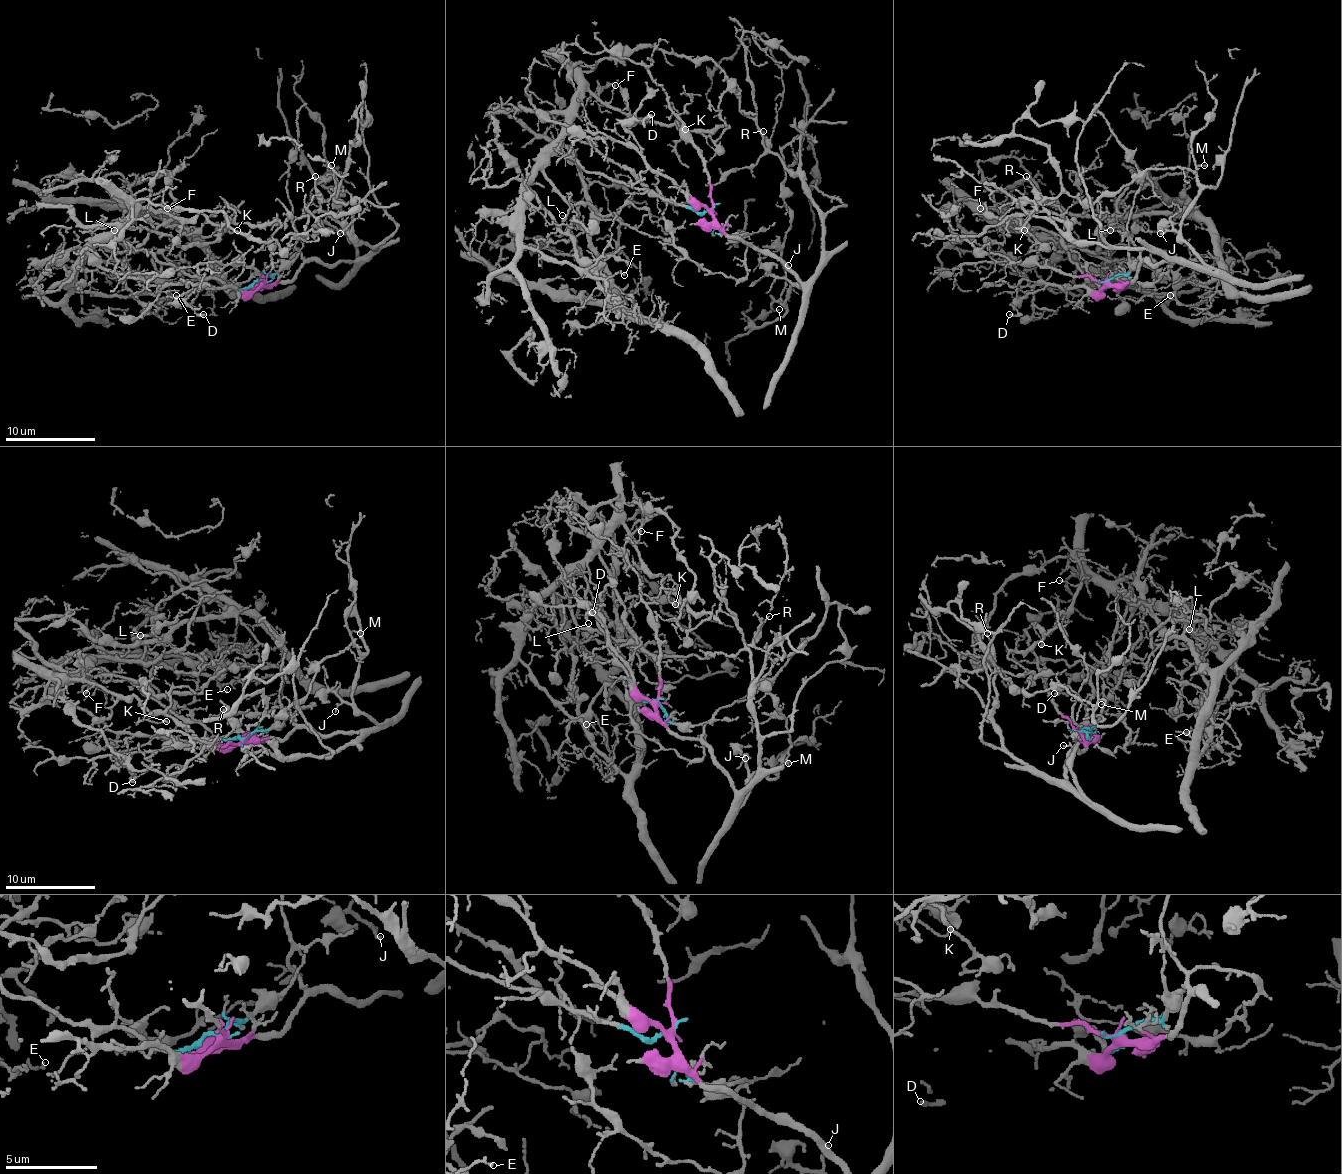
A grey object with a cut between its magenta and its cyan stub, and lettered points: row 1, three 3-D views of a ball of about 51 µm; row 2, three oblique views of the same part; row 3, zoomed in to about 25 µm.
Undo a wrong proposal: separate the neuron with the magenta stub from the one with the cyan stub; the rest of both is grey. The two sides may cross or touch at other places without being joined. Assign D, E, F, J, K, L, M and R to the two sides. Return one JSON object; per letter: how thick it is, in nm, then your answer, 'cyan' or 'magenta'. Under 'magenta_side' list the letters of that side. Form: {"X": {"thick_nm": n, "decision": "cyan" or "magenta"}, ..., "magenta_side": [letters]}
{"D": {"thick_nm": 200, "decision": "magenta"}, "E": {"thick_nm": 140, "decision": "cyan"}, "F": {"thick_nm": 120, "decision": "cyan"}, "J": {"thick_nm": 110, "decision": "magenta"}, "K": {"thick_nm": 130, "decision": "cyan"}, "L": {"thick_nm": 90, "decision": "cyan"}, "M": {"thick_nm": 90, "decision": "magenta"}, "R": {"thick_nm": 130, "decision": "magenta"}, "magenta_side": ["D", "J", "M", "R"]}

